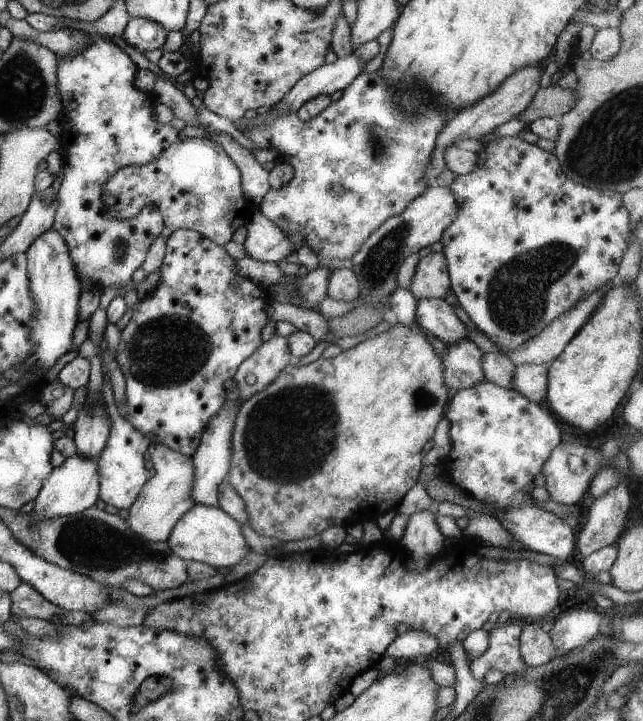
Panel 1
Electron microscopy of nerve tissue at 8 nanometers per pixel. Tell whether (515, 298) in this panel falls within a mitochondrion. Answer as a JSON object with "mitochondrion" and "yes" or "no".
{"mitochondrion":"yes"}

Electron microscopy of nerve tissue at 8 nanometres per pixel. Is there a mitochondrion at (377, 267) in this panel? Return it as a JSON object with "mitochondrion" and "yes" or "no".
{"mitochondrion":"yes"}

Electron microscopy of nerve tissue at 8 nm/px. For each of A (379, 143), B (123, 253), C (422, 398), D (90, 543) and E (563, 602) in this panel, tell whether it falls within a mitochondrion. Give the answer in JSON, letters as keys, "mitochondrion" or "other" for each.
{"A":"mitochondrion","B":"mitochondrion","C":"mitochondrion","D":"mitochondrion","E":"other"}

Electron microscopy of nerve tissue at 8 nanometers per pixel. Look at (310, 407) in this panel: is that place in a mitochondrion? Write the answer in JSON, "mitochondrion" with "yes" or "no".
{"mitochondrion":"yes"}

